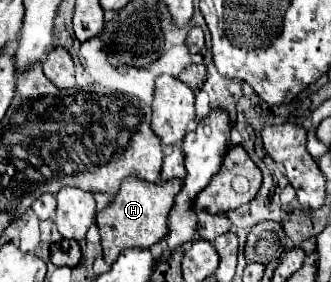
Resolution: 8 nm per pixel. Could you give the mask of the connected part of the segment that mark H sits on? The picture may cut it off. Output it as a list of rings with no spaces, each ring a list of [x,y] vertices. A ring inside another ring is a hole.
[[[126,178],[122,182],[120,192],[116,198],[100,212],[96,212],[96,222],[100,226],[102,236],[102,248],[104,248],[104,260],[108,264],[114,264],[122,250],[126,248],[150,248],[158,240],[162,240],[168,234],[168,218],[170,208],[174,208],[174,198],[182,188],[182,180],[170,180],[170,182],[142,182],[140,178]]]

